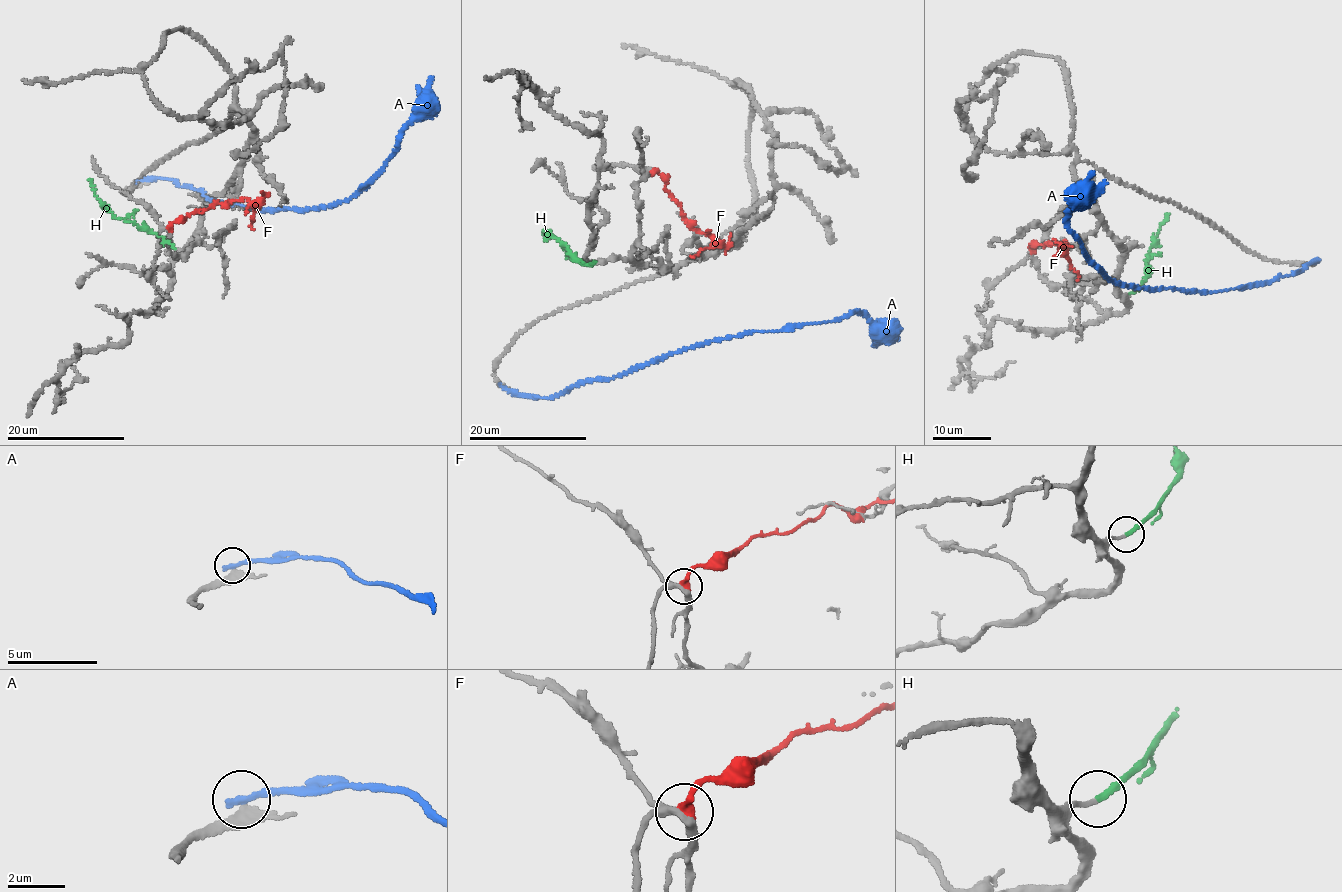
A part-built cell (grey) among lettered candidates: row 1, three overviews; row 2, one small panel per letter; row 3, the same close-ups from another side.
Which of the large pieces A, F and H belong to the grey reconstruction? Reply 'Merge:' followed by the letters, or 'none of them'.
Merge: H

